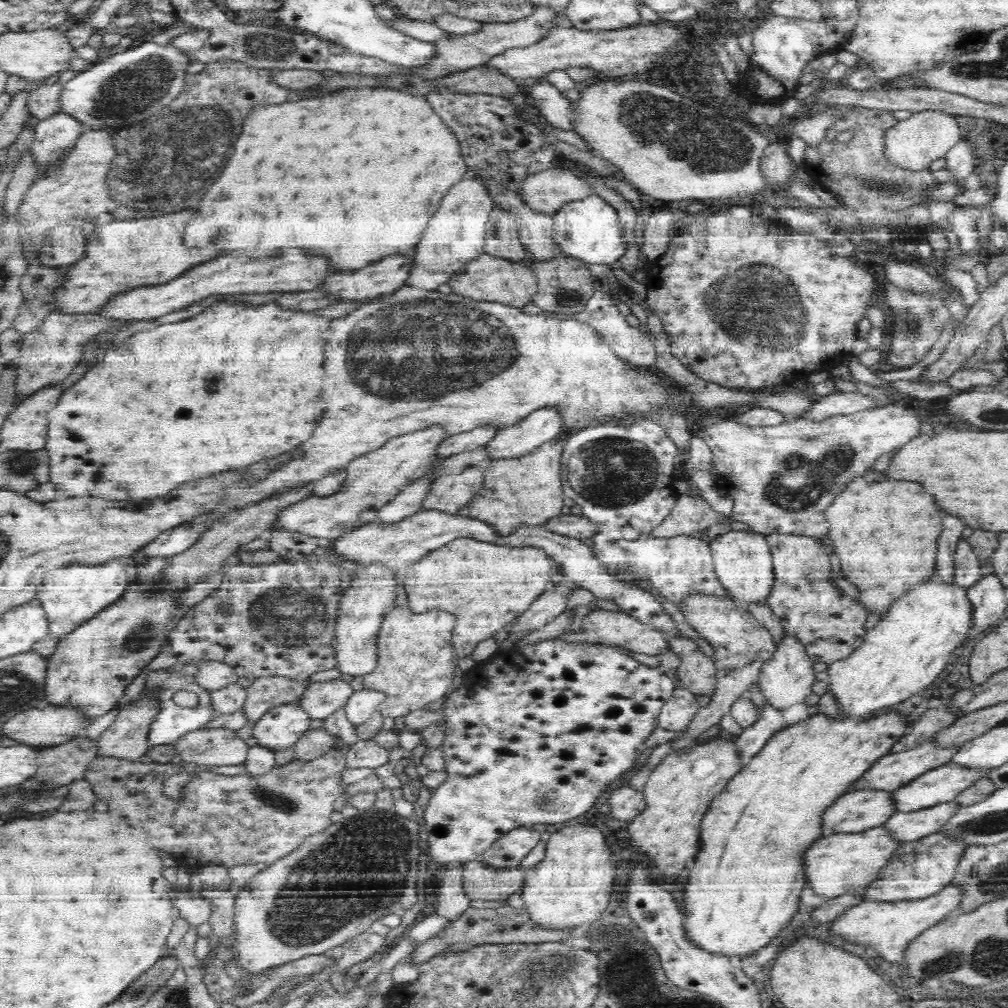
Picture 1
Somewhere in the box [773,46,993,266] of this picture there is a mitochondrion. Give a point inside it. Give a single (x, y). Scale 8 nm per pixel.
(869, 181)

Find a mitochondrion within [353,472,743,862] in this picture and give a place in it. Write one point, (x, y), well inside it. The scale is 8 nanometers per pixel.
(539, 800)

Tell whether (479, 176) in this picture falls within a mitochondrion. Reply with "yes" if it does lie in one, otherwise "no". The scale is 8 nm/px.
no

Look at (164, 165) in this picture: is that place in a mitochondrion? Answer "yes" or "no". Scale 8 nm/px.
yes

